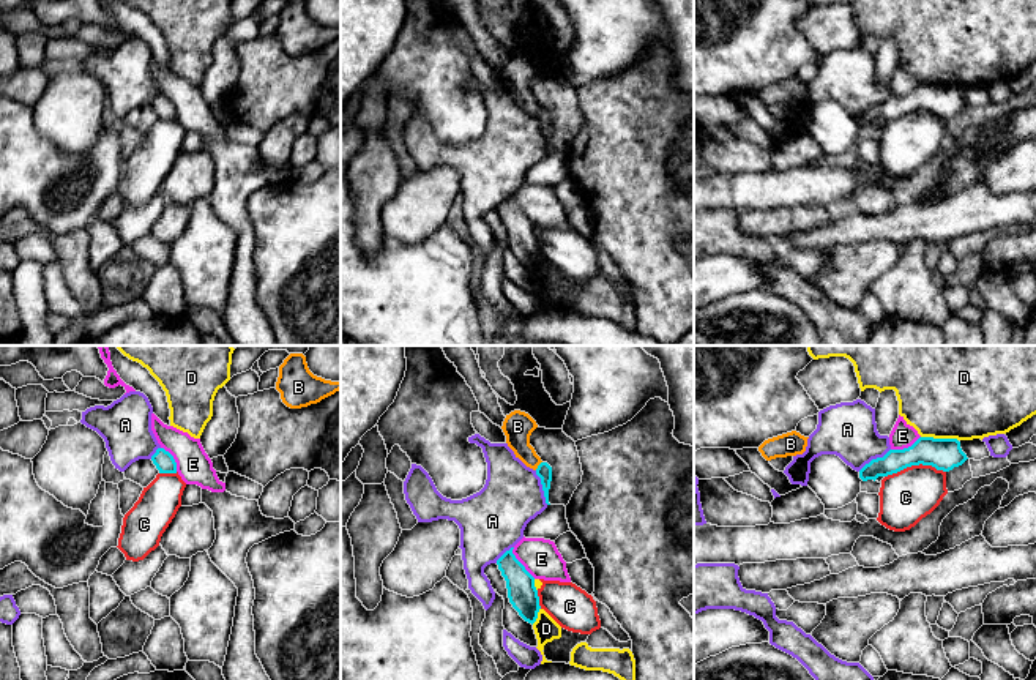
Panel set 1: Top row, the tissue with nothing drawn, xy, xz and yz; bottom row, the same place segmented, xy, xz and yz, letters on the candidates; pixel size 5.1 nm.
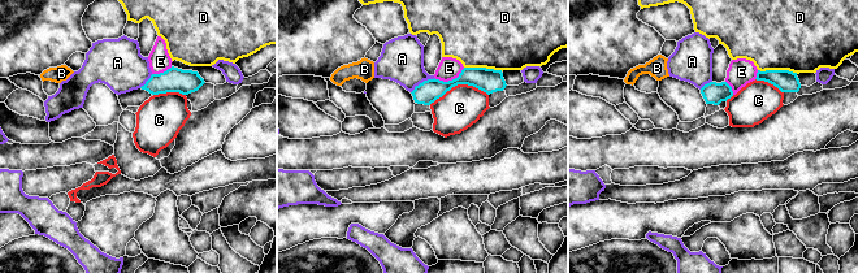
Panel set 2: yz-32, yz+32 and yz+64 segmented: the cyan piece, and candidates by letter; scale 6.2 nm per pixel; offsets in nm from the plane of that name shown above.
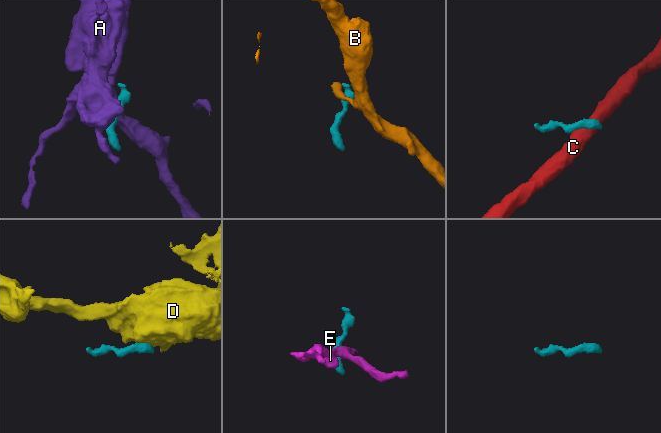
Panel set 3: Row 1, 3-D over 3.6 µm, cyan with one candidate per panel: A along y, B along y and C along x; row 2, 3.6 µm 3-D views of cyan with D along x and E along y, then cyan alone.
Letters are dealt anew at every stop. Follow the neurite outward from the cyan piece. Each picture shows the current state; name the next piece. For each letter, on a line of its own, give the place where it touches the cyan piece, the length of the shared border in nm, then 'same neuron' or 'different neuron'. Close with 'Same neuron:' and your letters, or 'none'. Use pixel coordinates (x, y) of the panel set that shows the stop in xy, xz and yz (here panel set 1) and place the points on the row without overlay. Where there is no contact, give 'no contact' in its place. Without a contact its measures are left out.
A: contact xz (543, 134); length 190 nm; different neuron
B: contact xz (538, 112); length 60 nm; different neuron
C: contact yz (915, 111); length 320 nm; different neuron
D: contact yz (940, 85); length 190 nm; different neuron
E: contact xz (521, 210); length 200 nm; different neuron
Same neuron: none

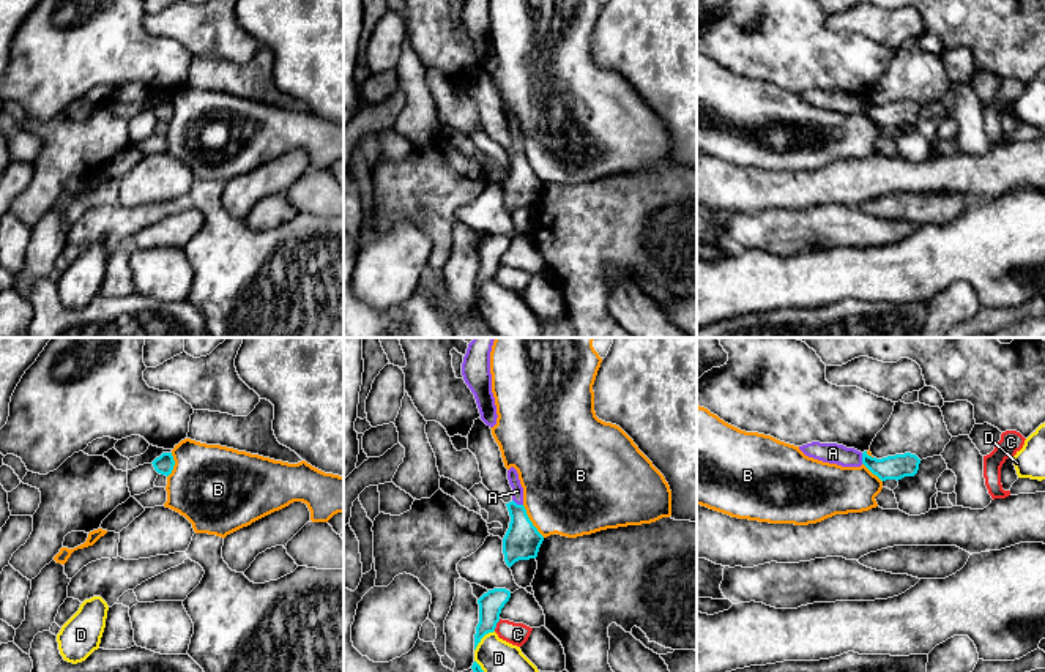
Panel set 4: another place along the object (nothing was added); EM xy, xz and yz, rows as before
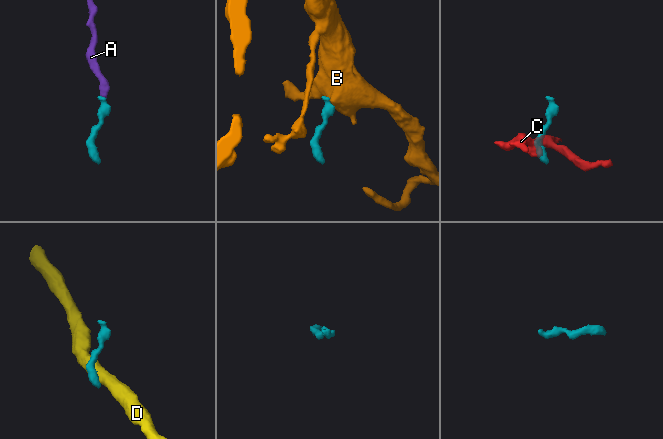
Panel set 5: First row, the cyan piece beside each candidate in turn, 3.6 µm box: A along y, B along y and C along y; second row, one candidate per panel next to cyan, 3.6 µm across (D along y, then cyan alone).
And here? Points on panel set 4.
A: contact xz (516, 150); length 70 nm; same neuron
B: contact xz (530, 168); length 200 nm; different neuron
C: contact xz (495, 272); length 70 nm; different neuron
D: contact xz (481, 284); length 150 nm; different neuron
Same neuron: A

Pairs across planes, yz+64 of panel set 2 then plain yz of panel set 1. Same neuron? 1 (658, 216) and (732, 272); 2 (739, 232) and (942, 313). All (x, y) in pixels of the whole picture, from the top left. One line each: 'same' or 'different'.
1: same
2: same

